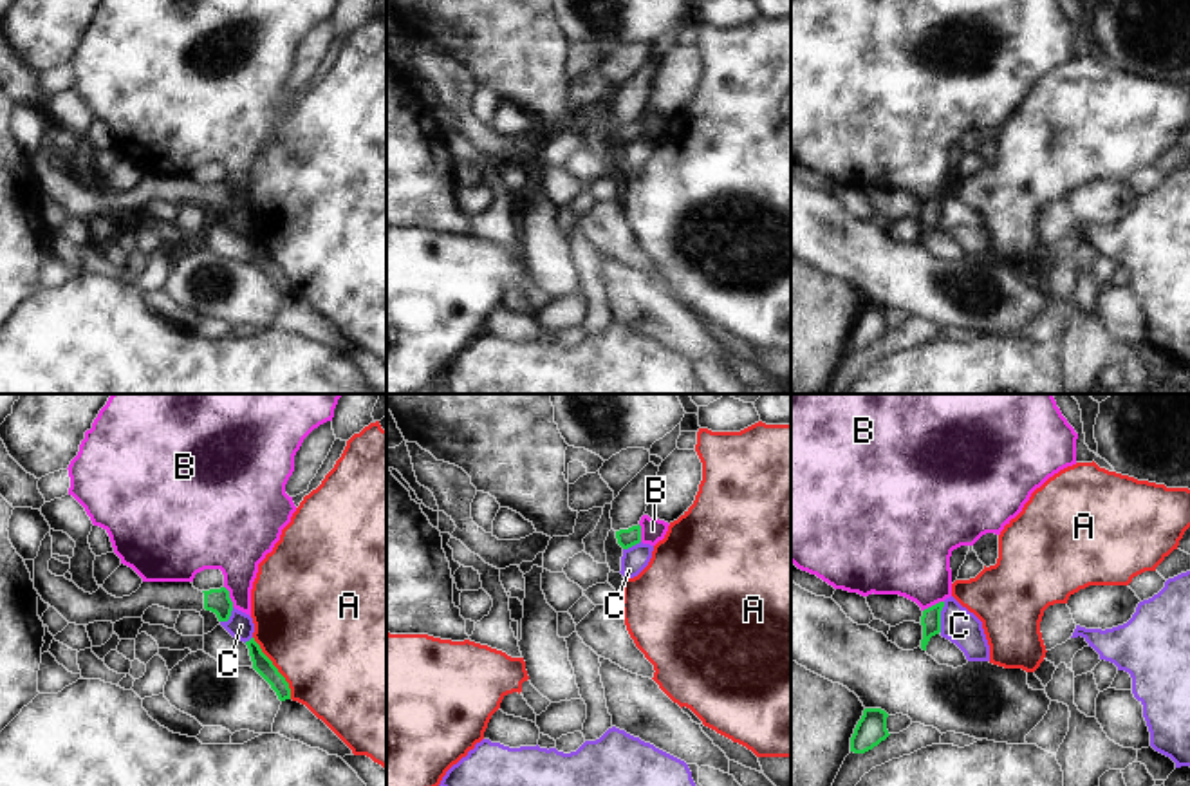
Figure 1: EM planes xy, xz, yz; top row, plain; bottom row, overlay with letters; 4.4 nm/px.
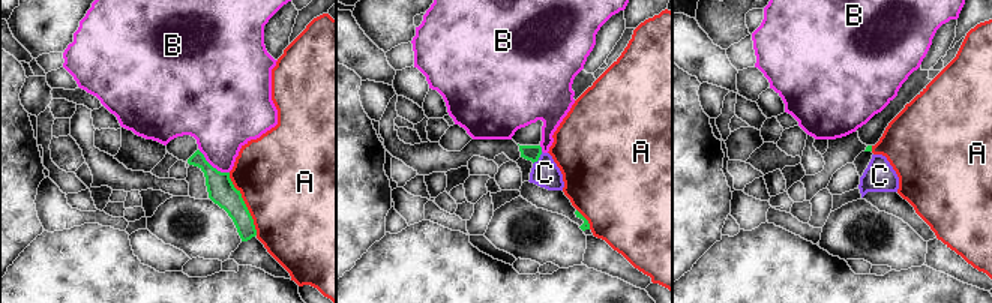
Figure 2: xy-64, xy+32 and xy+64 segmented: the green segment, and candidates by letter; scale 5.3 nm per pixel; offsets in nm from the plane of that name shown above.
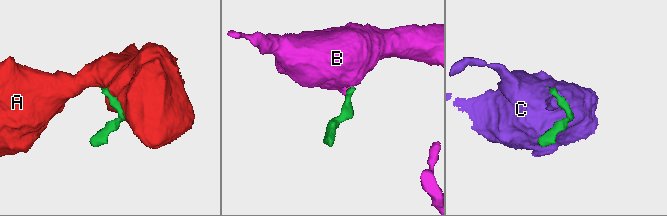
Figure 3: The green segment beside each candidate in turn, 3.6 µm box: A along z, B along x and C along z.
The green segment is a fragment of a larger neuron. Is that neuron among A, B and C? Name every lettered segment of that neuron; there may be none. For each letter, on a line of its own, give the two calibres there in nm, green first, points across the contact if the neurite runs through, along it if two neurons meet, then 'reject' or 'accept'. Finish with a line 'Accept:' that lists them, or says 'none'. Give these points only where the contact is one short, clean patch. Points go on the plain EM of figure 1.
A: 80 nm thick on the green side, 500 nm on the other; border along xy (253, 232), (288, 279), (291, 293); reject
B: 90 nm thick on the green side, 360 nm on the other; border along yz (943, 196), (923, 206); reject
C: 90 nm thick on the green side, 160 nm on the other; border along yz (945, 197), (939, 226); reject
Accept: none

